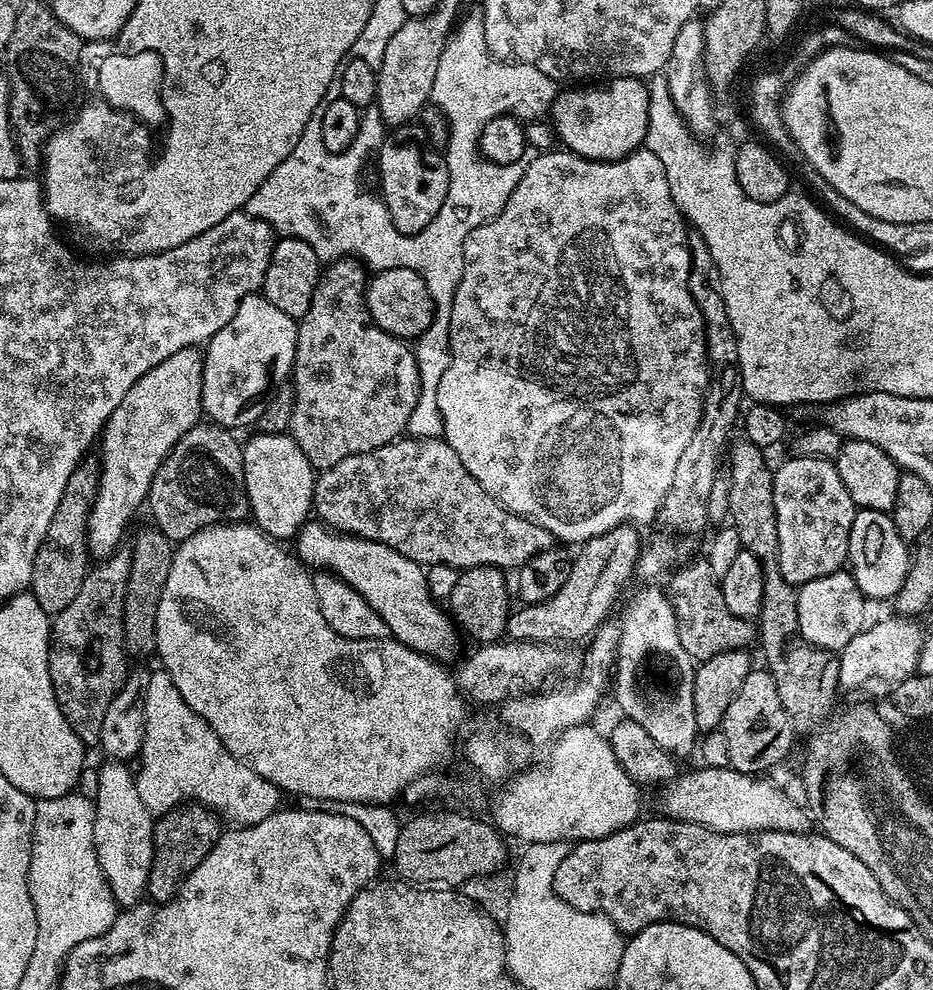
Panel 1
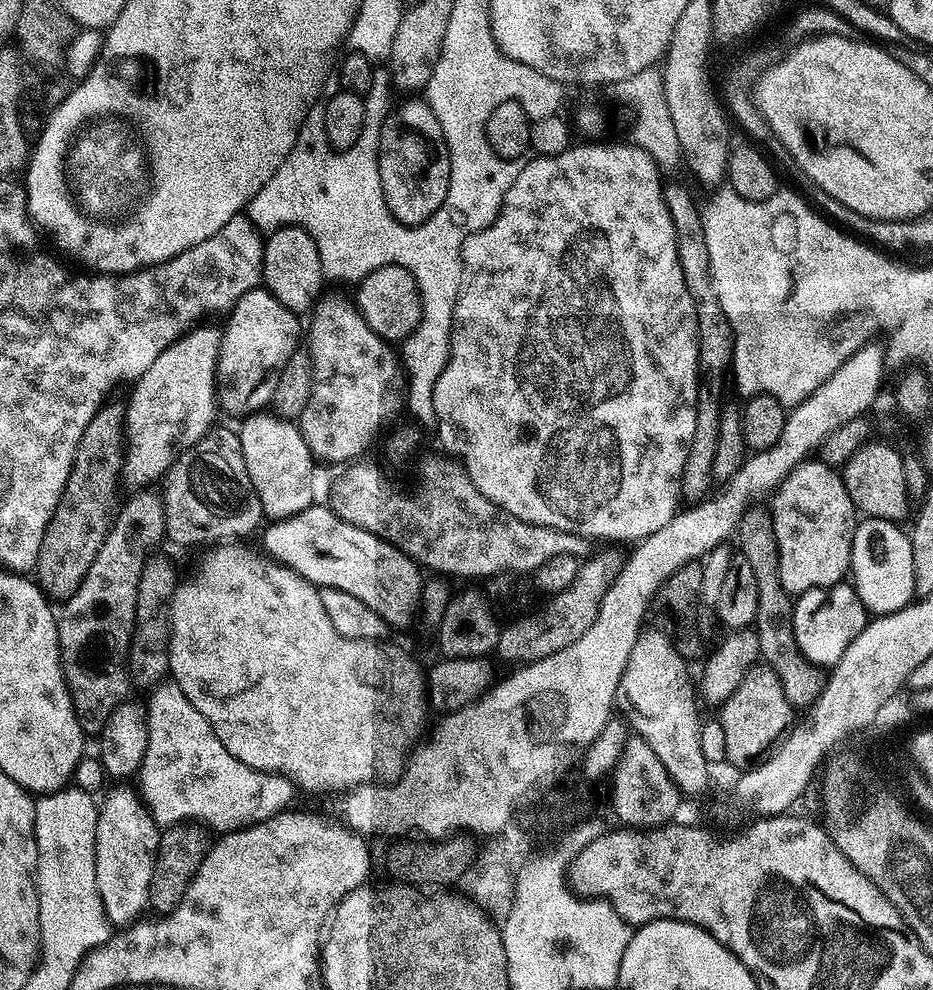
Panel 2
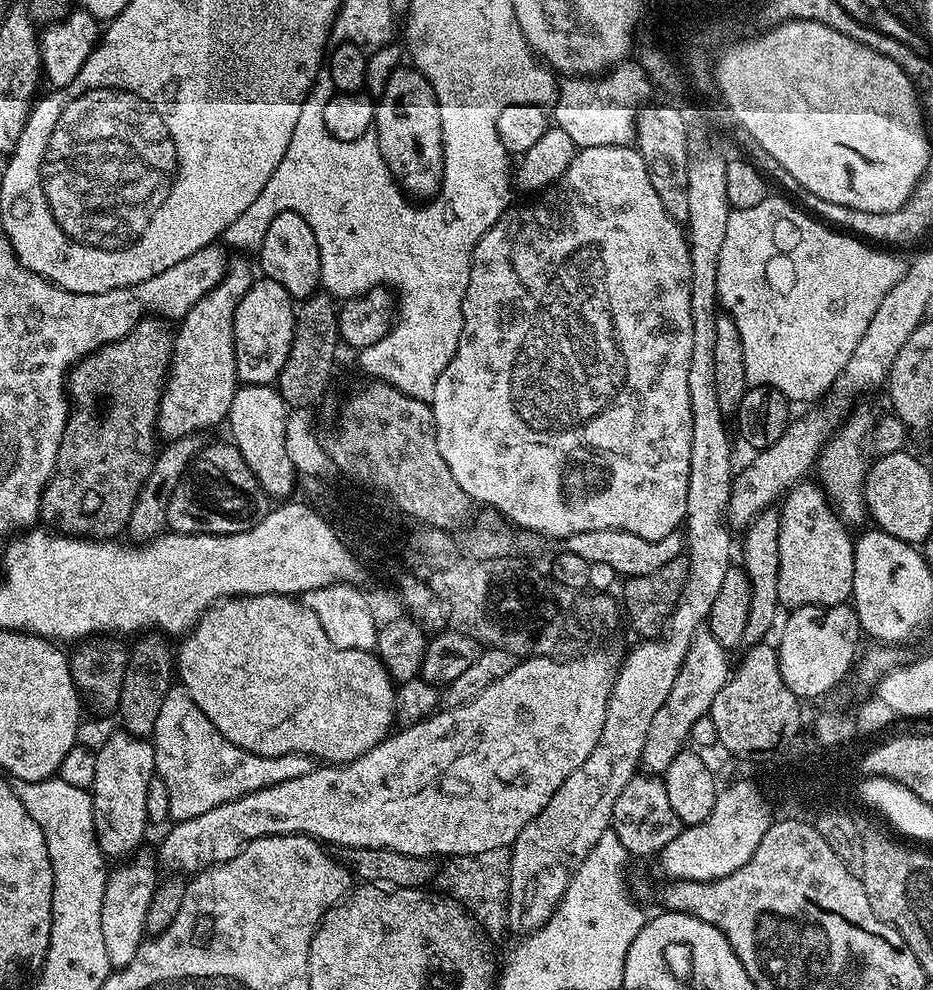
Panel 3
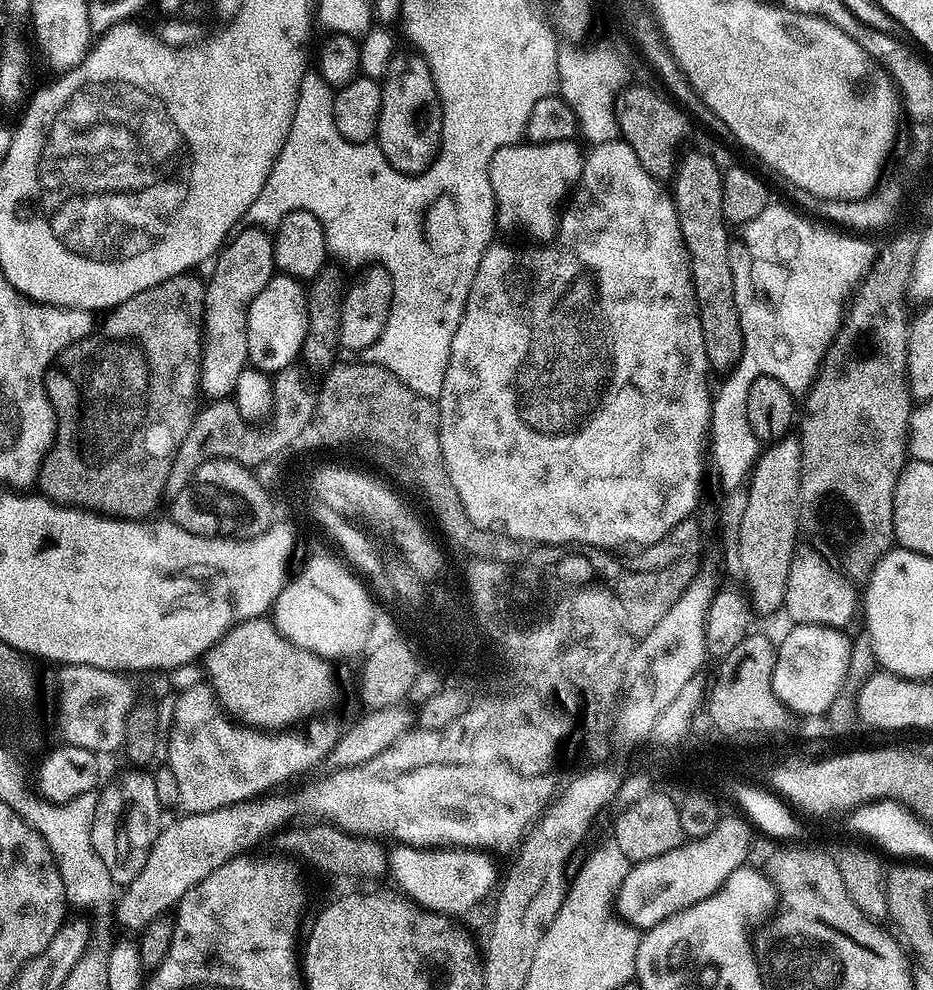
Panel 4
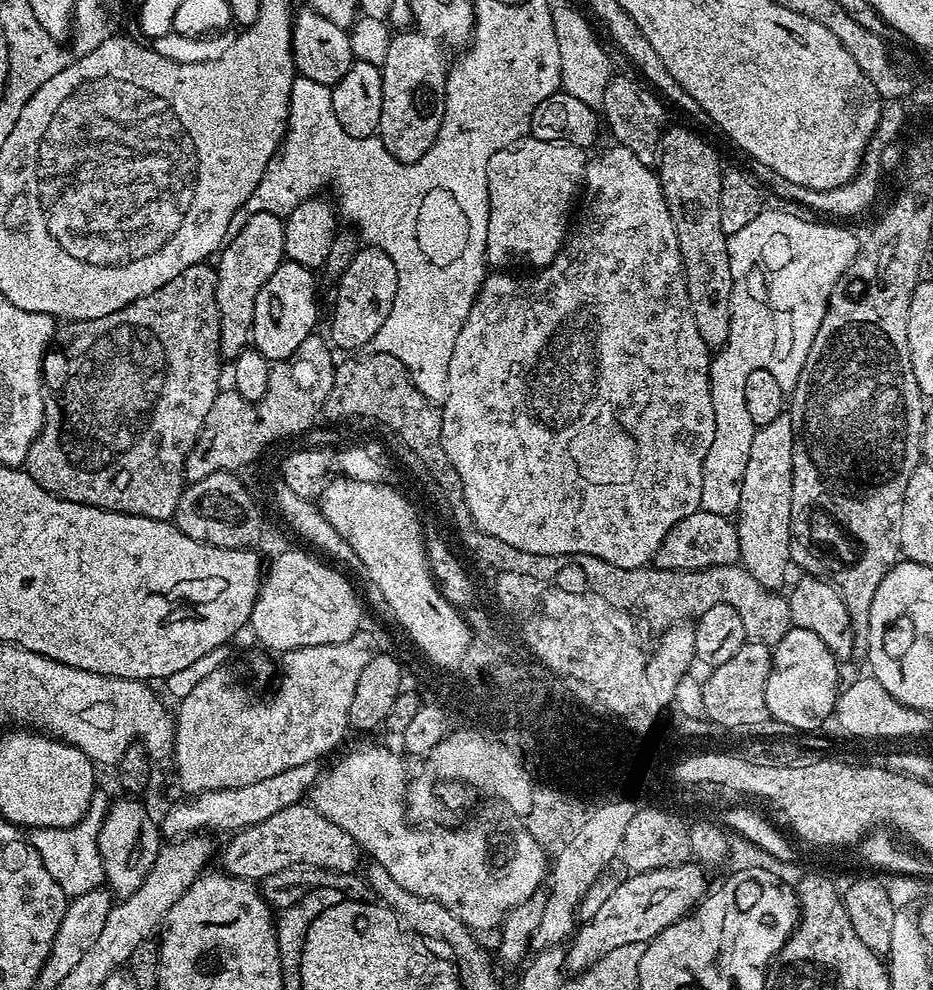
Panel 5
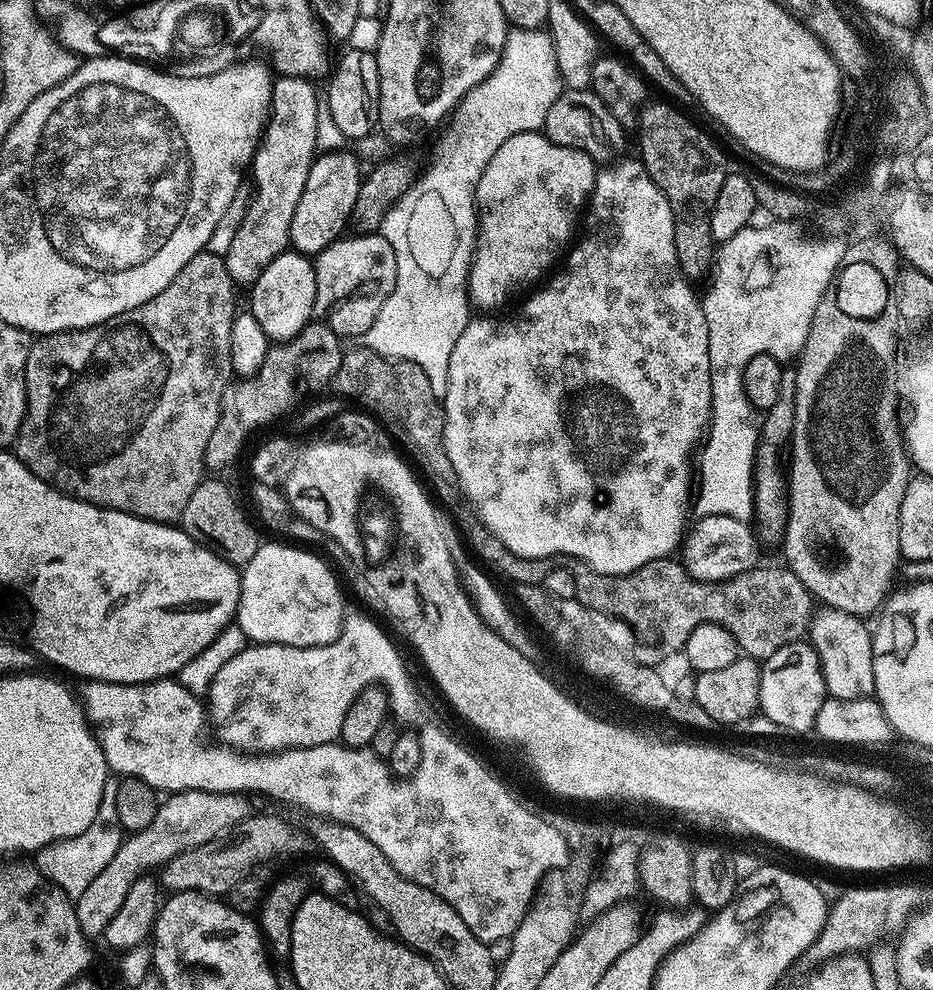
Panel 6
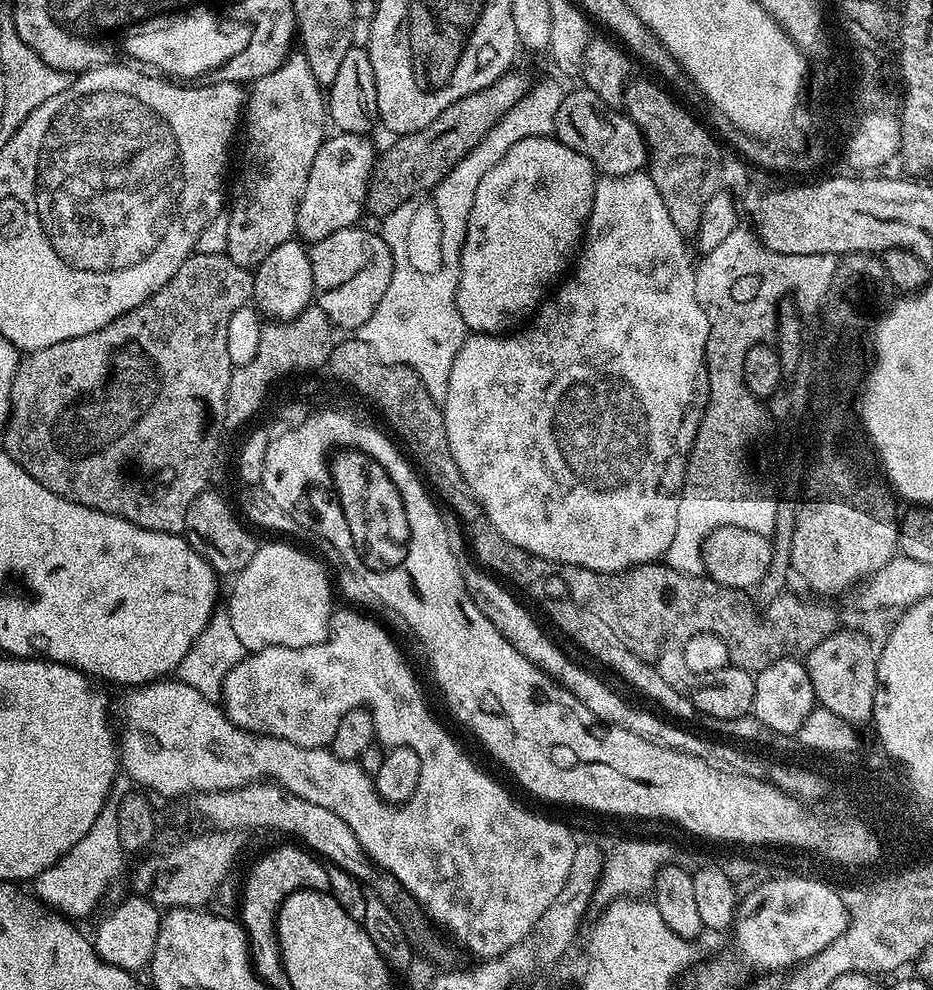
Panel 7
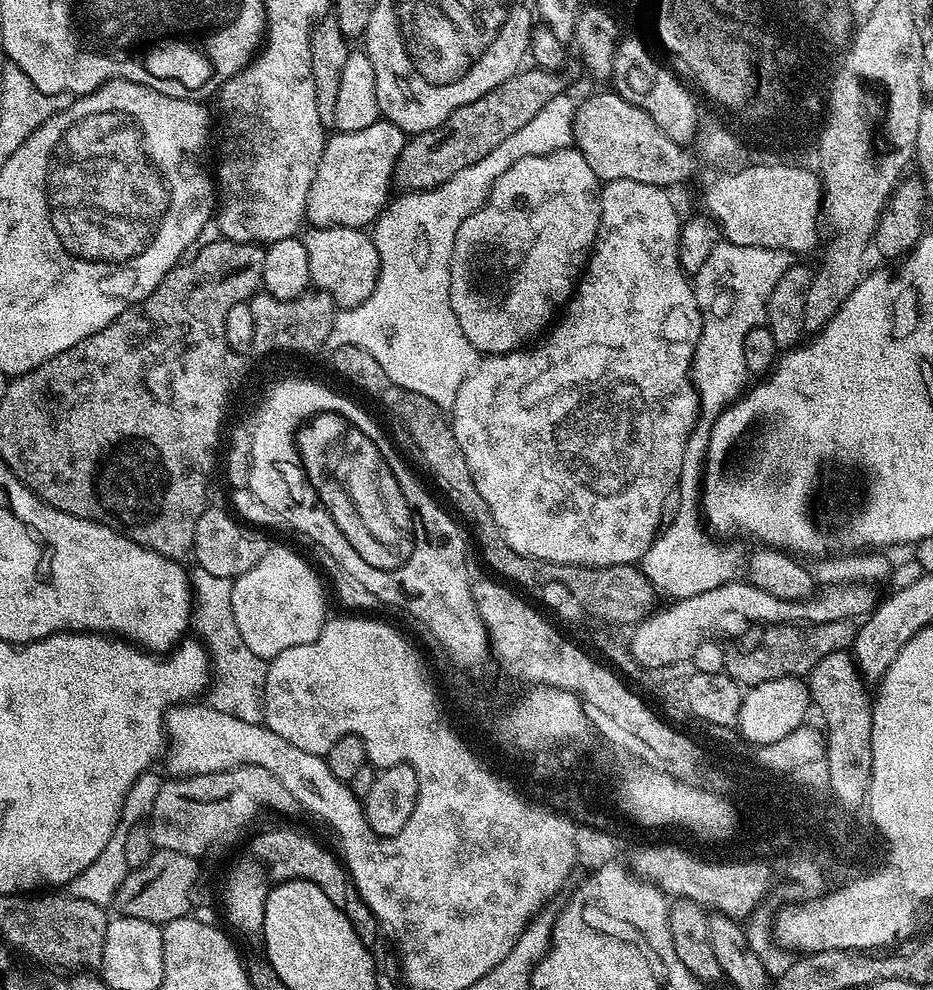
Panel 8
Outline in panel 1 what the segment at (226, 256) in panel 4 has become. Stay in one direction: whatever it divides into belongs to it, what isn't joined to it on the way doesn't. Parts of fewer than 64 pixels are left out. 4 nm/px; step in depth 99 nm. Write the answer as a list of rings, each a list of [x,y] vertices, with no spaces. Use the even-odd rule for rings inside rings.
[[[199,347],[178,350],[166,362],[158,362],[158,366],[146,370],[126,390],[126,398],[118,402],[114,414],[110,414],[98,440],[100,481],[88,515],[88,551],[93,557],[111,556],[121,547],[120,539],[132,515],[145,507],[158,466],[162,466],[166,454],[174,450],[182,434],[201,423],[203,369],[204,354]]]

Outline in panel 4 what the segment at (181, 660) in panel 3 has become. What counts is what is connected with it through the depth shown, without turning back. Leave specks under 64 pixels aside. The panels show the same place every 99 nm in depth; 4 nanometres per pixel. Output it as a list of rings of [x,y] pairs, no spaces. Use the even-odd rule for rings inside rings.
[[[268,618],[234,625],[203,657],[202,668],[220,708],[233,721],[255,730],[291,729],[291,724],[326,711],[336,696],[333,665],[289,642]]]

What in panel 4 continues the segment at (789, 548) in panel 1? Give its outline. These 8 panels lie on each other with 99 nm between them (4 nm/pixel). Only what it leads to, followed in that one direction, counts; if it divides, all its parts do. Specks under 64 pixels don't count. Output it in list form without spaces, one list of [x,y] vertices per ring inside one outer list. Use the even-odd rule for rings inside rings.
[[[797,547],[786,578],[783,615],[792,619],[793,625],[821,624],[827,628],[847,629],[848,623],[858,616],[858,592],[852,589],[853,581],[841,574],[820,552],[812,548]]]

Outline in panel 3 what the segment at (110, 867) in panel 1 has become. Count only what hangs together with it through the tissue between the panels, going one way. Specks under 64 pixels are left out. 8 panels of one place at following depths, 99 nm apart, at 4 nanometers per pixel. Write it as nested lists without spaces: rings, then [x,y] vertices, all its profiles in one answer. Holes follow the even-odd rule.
[[[137,851],[131,859],[108,873],[106,894],[102,896],[102,942],[106,945],[106,958],[110,958],[113,969],[125,968],[146,939],[146,909],[150,907],[150,898],[158,883],[158,860],[153,853],[151,856],[144,851]]]

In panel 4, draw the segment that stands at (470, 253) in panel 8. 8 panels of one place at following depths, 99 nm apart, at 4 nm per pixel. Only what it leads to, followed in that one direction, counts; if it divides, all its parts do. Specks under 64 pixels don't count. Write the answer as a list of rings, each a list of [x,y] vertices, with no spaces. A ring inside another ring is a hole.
[[[575,139],[562,142],[546,142],[545,144],[507,144],[498,154],[498,168],[500,164],[500,176],[492,181],[492,189],[496,195],[496,223],[501,229],[508,232],[525,232],[533,236],[533,241],[546,242],[555,235],[558,223],[558,206],[565,203],[566,197],[575,188],[584,169],[585,153],[580,152]]]

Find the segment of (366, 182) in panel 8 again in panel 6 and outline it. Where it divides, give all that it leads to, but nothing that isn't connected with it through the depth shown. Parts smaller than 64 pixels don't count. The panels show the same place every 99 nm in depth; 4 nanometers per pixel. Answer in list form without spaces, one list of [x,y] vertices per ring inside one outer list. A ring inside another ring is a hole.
[[[328,150],[317,155],[310,166],[310,174],[306,178],[306,187],[302,189],[302,198],[298,198],[298,207],[294,209],[294,219],[290,222],[289,245],[295,251],[304,253],[309,258],[315,258],[326,246],[345,235],[350,210],[354,210],[354,201],[358,198],[358,190],[362,179],[360,164],[345,150]]]

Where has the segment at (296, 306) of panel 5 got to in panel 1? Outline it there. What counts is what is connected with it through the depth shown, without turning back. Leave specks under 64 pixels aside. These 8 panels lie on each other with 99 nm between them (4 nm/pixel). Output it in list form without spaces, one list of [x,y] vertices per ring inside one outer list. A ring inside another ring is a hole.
[[[262,294],[248,296],[240,303],[234,318],[203,349],[202,406],[203,415],[211,423],[229,430],[255,425],[264,407],[274,398],[276,376],[280,382],[291,377],[297,327],[290,314],[282,314]]]

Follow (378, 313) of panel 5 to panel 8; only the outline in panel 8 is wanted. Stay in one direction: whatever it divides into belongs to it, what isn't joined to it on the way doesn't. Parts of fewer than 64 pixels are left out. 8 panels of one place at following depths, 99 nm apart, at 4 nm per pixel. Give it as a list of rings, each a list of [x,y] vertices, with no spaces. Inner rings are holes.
[[[309,227],[302,239],[310,262],[310,281],[319,291],[334,298],[337,309],[353,308],[370,294],[380,273],[378,250],[371,235],[363,228],[313,228]],[[308,231],[308,233],[306,233]]]

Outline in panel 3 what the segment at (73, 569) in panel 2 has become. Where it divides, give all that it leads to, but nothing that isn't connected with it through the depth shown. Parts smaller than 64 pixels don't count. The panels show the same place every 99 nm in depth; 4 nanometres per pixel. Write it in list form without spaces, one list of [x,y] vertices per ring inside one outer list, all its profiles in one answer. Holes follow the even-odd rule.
[[[145,318],[130,330],[130,334],[102,346],[72,365],[66,377],[66,391],[72,409],[62,434],[62,446],[58,446],[56,470],[44,487],[40,503],[45,525],[66,536],[94,540],[110,540],[127,529],[130,514],[134,514],[134,502],[138,502],[138,494],[146,478],[150,478],[152,463],[158,455],[156,415],[168,368],[172,365],[173,339],[173,329],[163,319]]]

